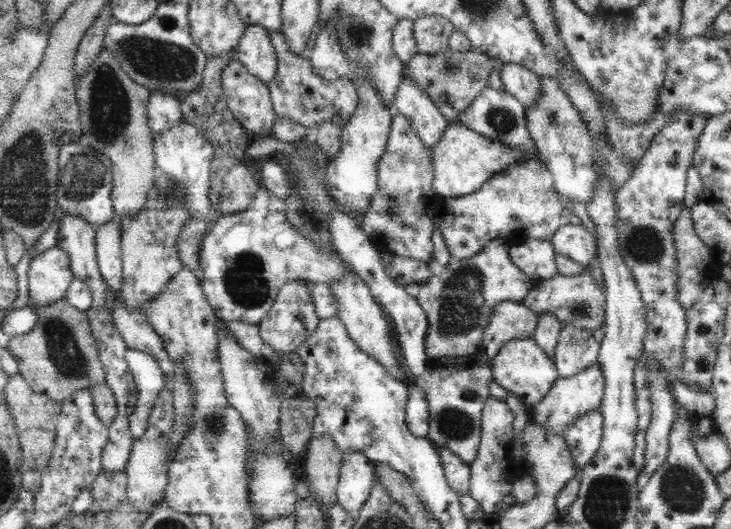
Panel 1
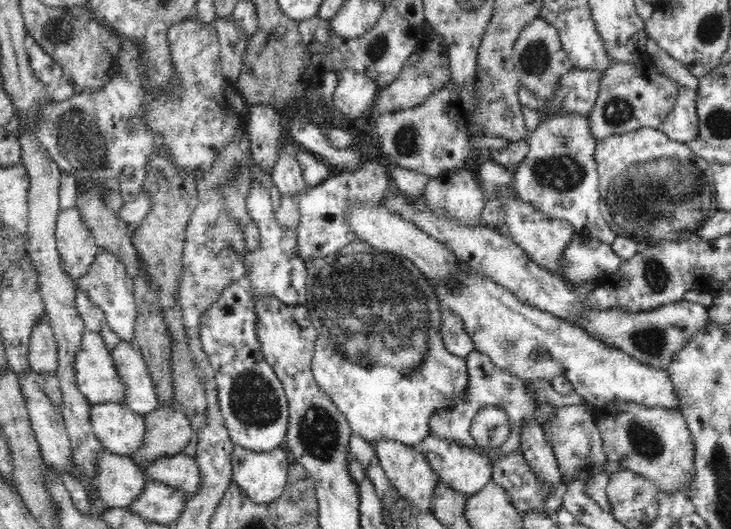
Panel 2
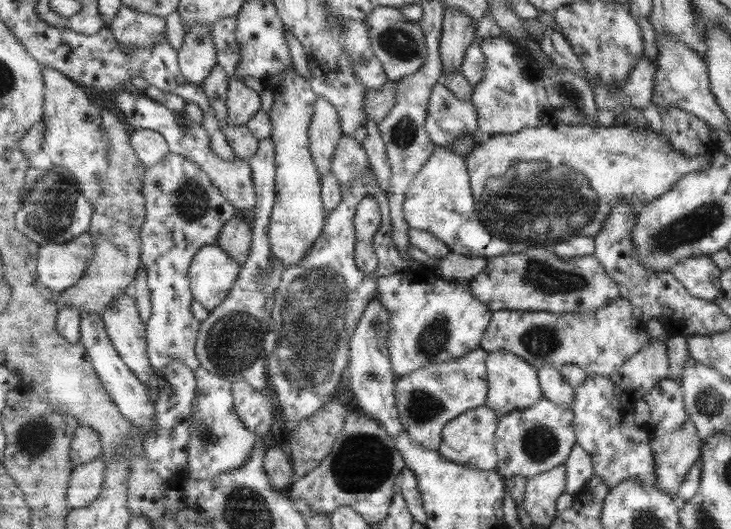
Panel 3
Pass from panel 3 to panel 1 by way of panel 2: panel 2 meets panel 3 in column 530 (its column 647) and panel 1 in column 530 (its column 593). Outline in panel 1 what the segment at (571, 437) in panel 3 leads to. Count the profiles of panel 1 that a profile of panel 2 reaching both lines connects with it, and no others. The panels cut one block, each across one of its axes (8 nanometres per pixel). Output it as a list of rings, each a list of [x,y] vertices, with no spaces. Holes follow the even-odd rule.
[[[596,363],[574,376],[558,377],[553,380],[547,394],[536,405],[529,408],[529,416],[541,427],[545,427],[549,433],[564,435],[567,426],[585,411],[596,409],[601,398],[603,398],[603,374]]]

